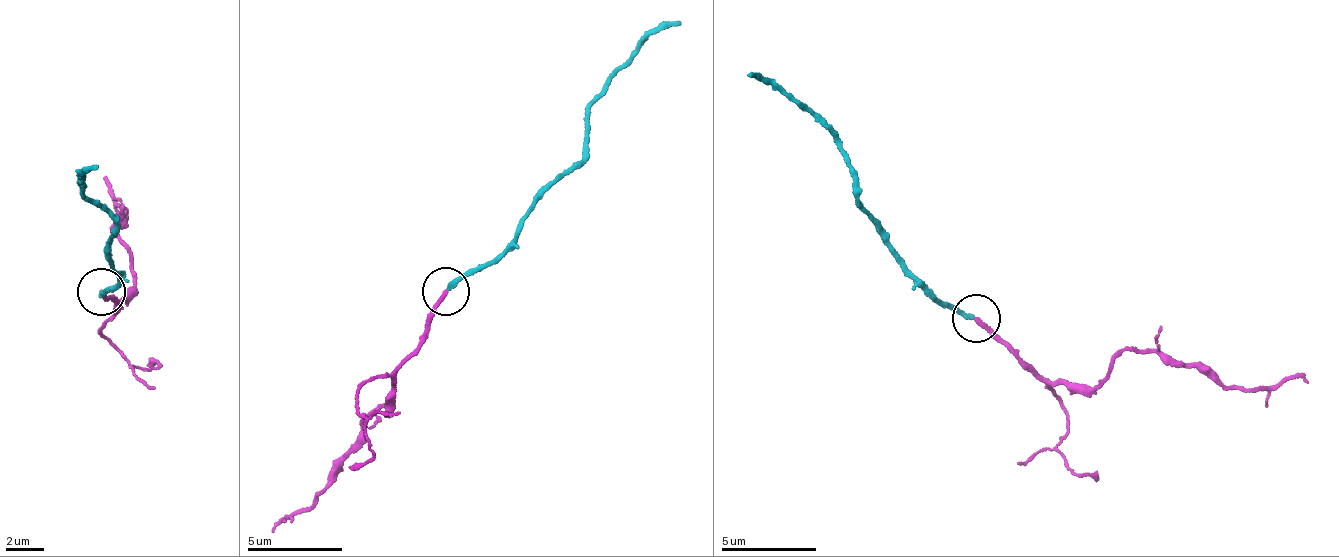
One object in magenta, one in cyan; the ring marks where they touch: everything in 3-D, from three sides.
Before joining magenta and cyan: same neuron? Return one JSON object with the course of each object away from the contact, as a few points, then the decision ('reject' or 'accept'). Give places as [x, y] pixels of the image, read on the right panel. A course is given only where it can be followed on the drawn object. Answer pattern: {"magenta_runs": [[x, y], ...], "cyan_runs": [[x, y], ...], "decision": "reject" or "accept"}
{"magenta_runs": [[976, 318], [1016, 359], [1050, 382], [1087, 393], [1111, 362], [1137, 350], [1184, 361], [1237, 387], [1308, 381]], "cyan_runs": [[972, 316], [931, 296], [859, 207], [857, 179], [839, 141], [816, 113], [789, 93], [745, 74]], "decision": "accept"}

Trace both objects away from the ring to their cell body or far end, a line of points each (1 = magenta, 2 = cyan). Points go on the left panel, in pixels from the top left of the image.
1: (103, 290), (120, 302), (118, 309), (139, 290), (118, 232), (113, 226), (126, 213), (107, 181)
2: (100, 292), (115, 285), (109, 257), (117, 233), (111, 209), (84, 194), (77, 181), (77, 175), (96, 169)

